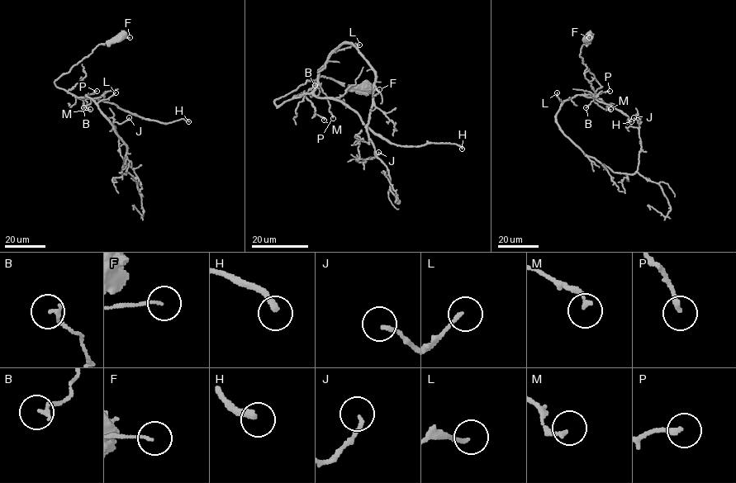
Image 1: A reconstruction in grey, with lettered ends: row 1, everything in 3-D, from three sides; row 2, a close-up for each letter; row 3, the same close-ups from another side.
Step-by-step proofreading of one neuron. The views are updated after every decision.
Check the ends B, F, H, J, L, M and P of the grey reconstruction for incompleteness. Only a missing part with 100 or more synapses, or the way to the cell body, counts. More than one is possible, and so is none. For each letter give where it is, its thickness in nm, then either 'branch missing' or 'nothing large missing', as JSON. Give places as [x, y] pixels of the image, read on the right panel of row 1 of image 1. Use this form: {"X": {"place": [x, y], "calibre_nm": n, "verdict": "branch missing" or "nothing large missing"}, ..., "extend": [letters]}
{"B": {"place": [586, 107], "calibre_nm": 180, "verdict": "nothing large missing"}, "F": {"place": [589, 37], "calibre_nm": 100, "verdict": "nothing large missing"}, "H": {"place": [631, 121], "calibre_nm": 280, "verdict": "branch missing"}, "J": {"place": [633, 117], "calibre_nm": 150, "verdict": "nothing large missing"}, "L": {"place": [557, 92], "calibre_nm": 140, "verdict": "nothing large missing"}, "M": {"place": [610, 109], "calibre_nm": 180, "verdict": "nothing large missing"}, "P": {"place": [610, 91], "calibre_nm": 240, "verdict": "nothing large missing"}, "extend": ["H"]}

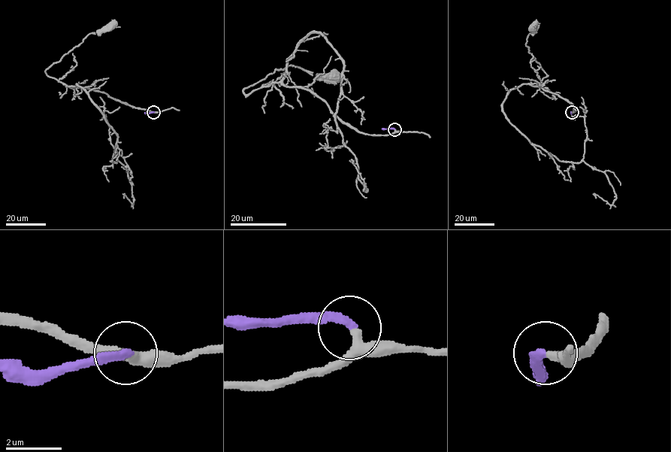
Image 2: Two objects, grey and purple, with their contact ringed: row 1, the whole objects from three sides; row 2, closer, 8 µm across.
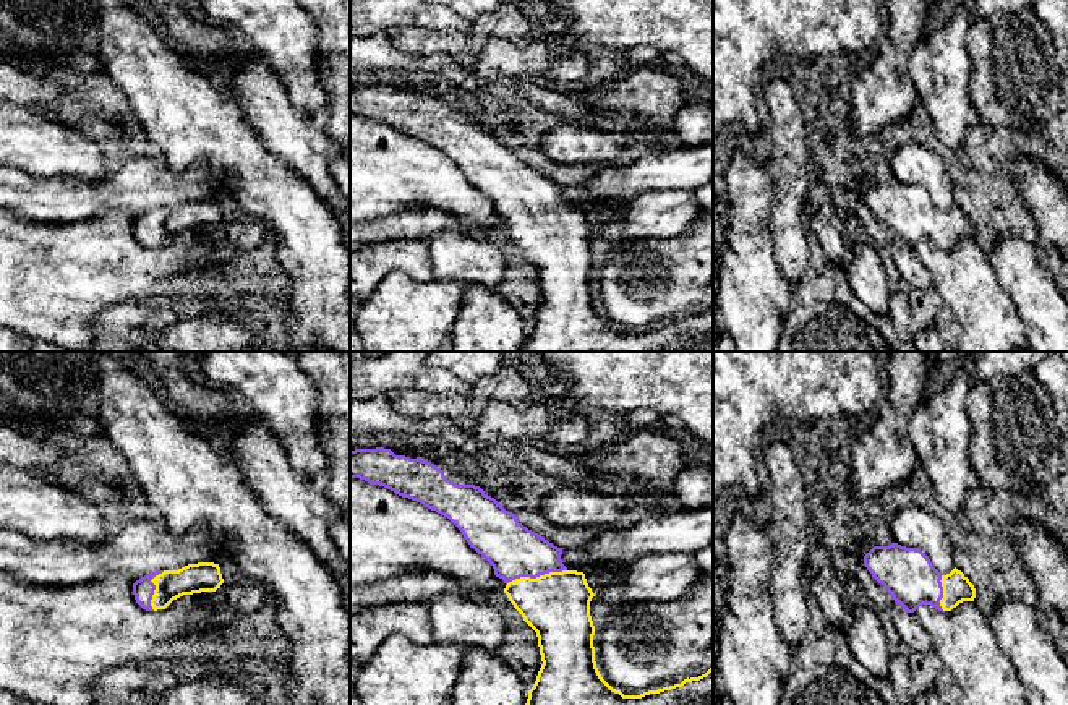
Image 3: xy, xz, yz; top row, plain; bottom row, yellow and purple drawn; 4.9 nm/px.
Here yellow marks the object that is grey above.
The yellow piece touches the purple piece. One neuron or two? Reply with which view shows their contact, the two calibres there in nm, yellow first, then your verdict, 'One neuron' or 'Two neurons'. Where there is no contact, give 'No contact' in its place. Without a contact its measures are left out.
Touches yellow in xz. Thickness 320 nm (yellow) against 260 nm. One neuron

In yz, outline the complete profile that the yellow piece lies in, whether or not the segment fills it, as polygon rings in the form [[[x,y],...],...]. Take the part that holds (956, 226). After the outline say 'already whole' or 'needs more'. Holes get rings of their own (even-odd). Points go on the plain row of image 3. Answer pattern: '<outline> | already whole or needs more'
[[[898,180],[874,183],[864,193],[864,203],[904,248],[914,250],[922,241],[951,248],[963,238],[974,238],[976,225],[956,204],[943,212],[917,185]]] | needs more

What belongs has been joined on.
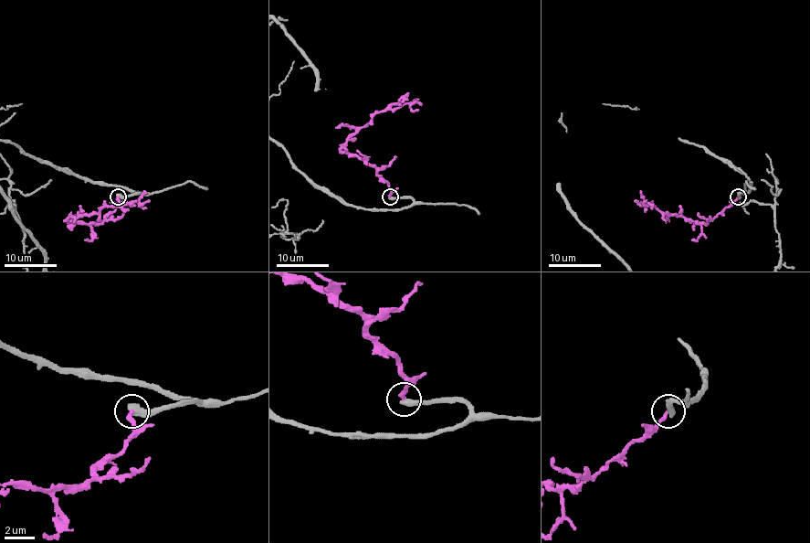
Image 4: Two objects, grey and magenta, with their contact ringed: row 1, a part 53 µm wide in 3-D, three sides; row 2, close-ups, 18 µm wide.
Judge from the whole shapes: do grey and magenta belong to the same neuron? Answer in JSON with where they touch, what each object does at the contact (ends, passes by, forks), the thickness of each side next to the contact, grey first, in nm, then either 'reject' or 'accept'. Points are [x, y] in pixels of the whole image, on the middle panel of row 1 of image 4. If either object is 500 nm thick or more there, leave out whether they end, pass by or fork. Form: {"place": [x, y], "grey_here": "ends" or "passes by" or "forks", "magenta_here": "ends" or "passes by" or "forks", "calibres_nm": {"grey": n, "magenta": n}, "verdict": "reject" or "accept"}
{"place": [390, 196], "grey_here": "ends", "magenta_here": "ends", "calibres_nm": {"grey": 480, "magenta": 280}, "verdict": "accept"}

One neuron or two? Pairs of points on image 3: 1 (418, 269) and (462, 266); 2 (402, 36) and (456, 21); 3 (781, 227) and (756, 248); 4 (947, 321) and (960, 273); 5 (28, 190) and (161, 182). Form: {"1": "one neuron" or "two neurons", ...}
{"1": "two neurons", "2": "two neurons", "3": "two neurons", "4": "two neurons", "5": "one neuron"}

